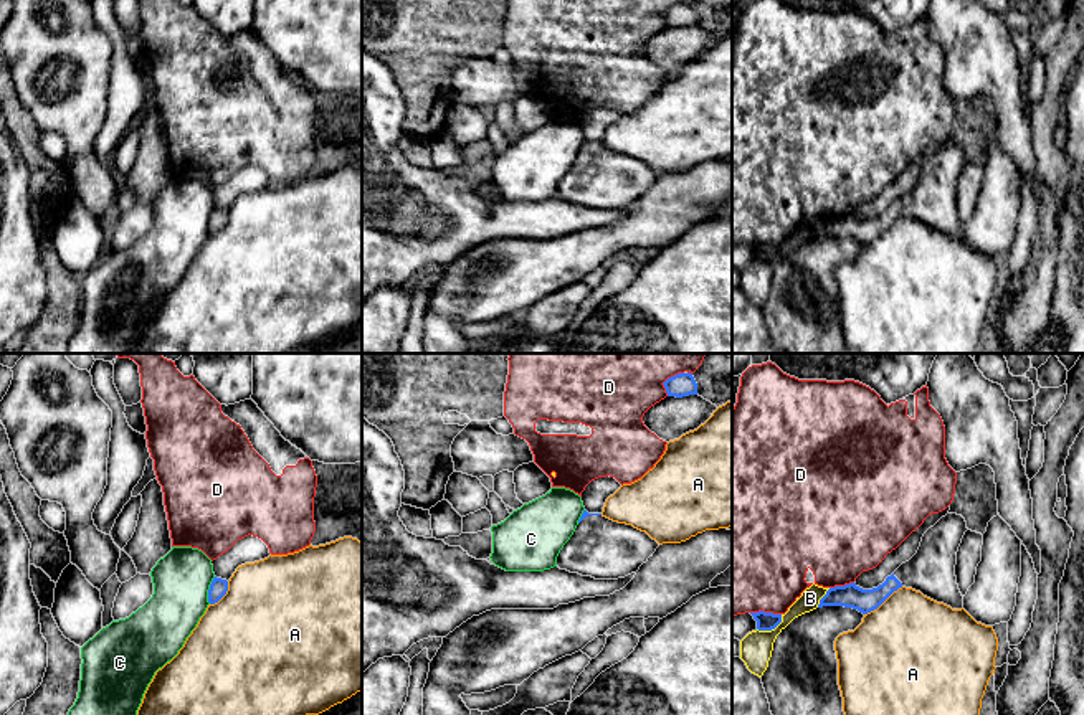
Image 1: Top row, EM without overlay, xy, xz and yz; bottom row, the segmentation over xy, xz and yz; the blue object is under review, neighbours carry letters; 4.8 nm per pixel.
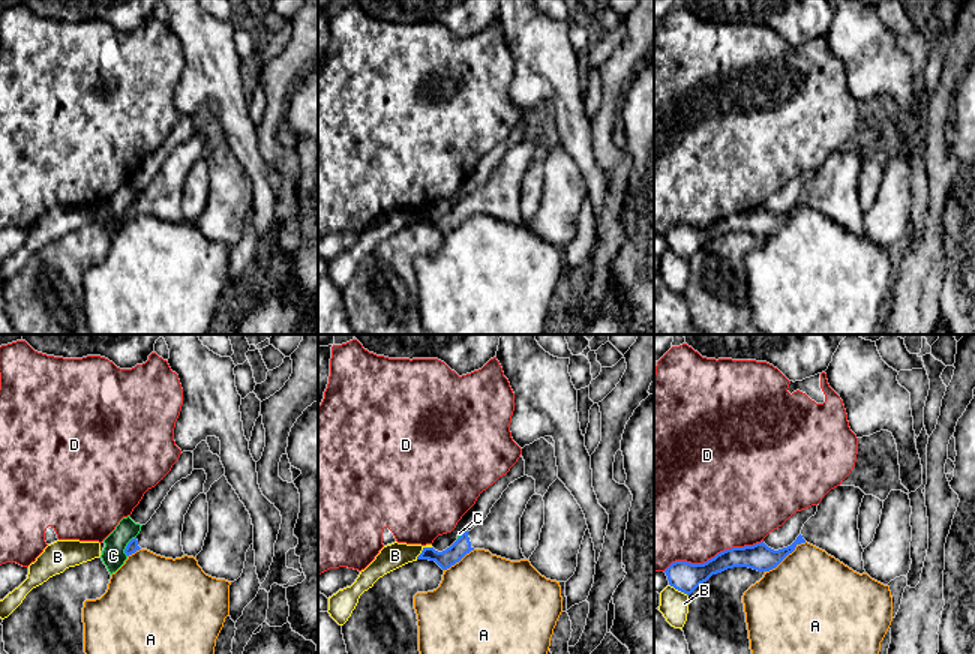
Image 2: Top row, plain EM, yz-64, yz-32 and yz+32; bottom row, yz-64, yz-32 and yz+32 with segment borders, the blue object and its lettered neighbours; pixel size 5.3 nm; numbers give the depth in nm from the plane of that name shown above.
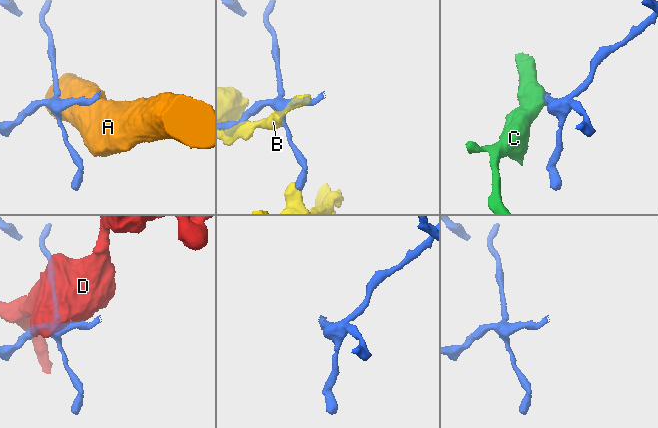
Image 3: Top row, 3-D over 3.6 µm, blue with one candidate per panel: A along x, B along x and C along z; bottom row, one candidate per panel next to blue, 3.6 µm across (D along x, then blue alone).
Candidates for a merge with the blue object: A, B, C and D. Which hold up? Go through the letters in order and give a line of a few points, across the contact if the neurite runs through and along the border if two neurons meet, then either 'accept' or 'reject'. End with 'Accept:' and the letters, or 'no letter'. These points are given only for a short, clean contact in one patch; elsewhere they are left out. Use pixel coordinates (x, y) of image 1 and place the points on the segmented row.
A: yz (903, 587), (865, 615) | reject
B: reject
C: xy (215, 577), (209, 590), (209, 603) | reject
D: reject
Accept: no letter

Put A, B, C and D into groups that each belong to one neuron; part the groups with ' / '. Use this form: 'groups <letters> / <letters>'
groups A / B / C / D

